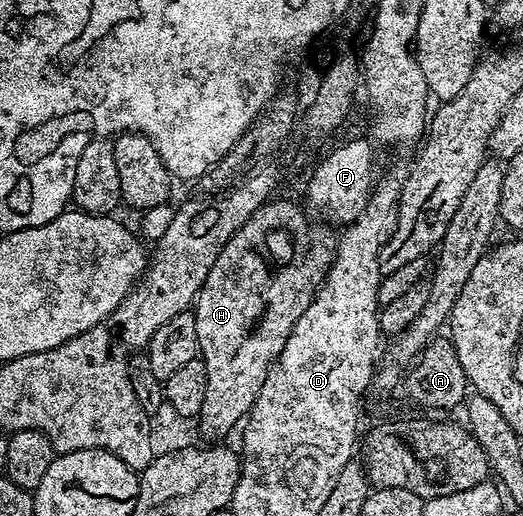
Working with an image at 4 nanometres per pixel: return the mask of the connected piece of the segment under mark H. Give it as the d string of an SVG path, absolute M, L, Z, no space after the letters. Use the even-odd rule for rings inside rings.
M270 200L263 203L250 216L247 224L243 224L243 228L239 228L231 236L231 240L227 240L227 244L219 252L215 264L211 264L211 272L207 272L207 280L198 292L196 303L191 310L195 316L195 333L199 335L199 357L205 361L207 368L207 396L203 396L203 408L199 415L199 423L201 422L202 432L207 437L213 438L209 440L224 439L221 438L224 434L231 433L233 429L236 431L248 418L249 409L255 404L255 396L259 396L259 388L263 388L263 380L267 380L267 372L273 366L273 361L279 356L279 352L283 352L283 344L287 344L287 336L291 336L291 328L295 328L299 316L303 316L303 312L307 312L307 304L311 304L311 300L317 295L317 290L323 284L325 274L331 268L333 257L337 255L338 235L336 233L333 235L329 231L332 229L324 221L312 222L295 203L277 201Z

